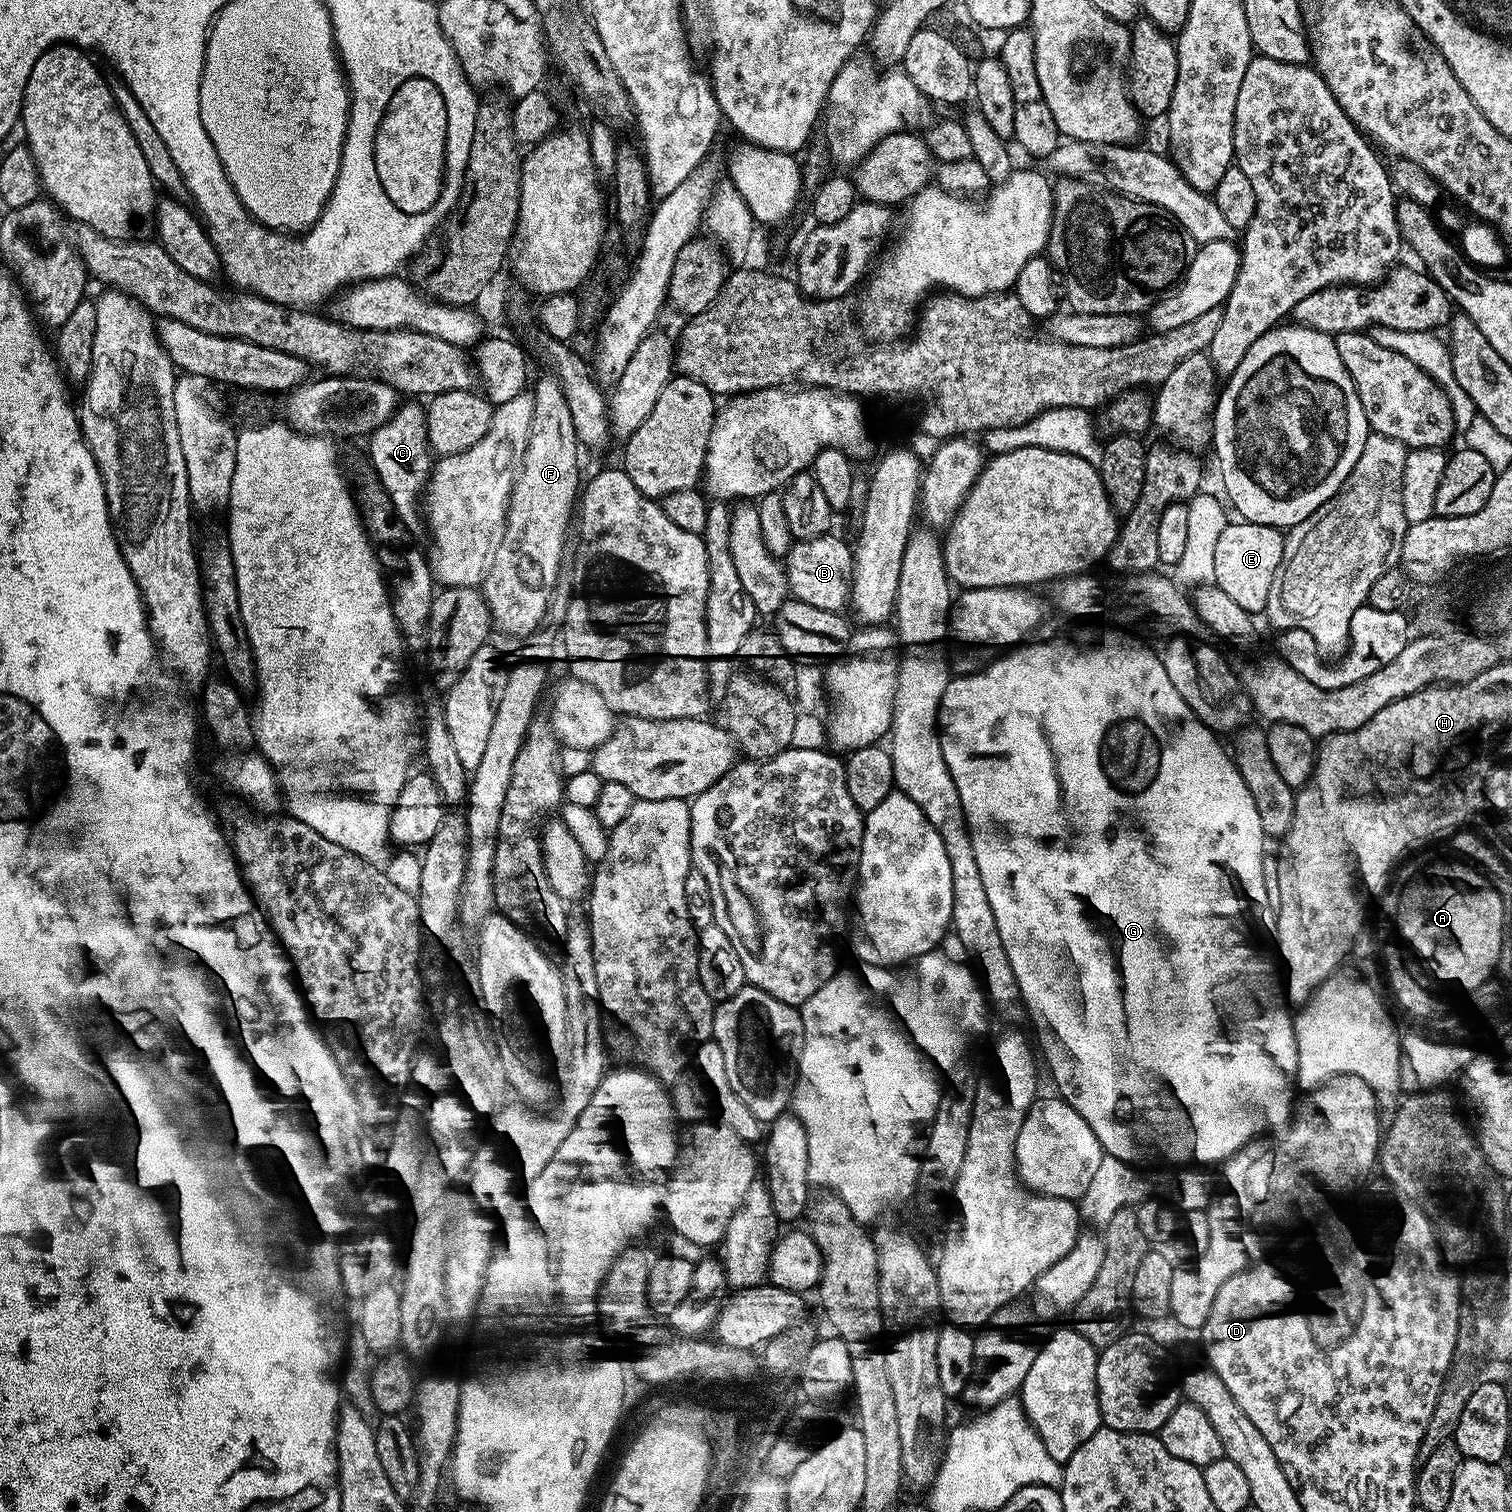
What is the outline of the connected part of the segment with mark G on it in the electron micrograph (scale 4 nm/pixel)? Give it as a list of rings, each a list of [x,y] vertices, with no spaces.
[[[1104,632],[1089,644],[1071,644],[1068,640],[1033,639],[997,655],[992,663],[985,664],[979,672],[960,674],[949,679],[946,694],[940,703],[942,754],[954,778],[954,786],[958,786],[958,798],[962,798],[962,810],[968,823],[970,842],[974,846],[974,859],[978,862],[978,871],[982,873],[982,883],[986,889],[986,899],[990,901],[990,910],[994,910],[994,922],[998,922],[998,935],[1002,938],[1002,946],[1006,946],[1006,958],[1010,958],[1010,970],[1014,970],[1023,1007],[1032,1015],[1032,1024],[1036,1027],[1036,1036],[1040,1039],[1041,1046],[1044,1047],[1044,1056],[1048,1059],[1048,1068],[1052,1071],[1052,1080],[1057,1088],[1055,1091],[1060,1099],[1074,1106],[1074,1110],[1078,1110],[1082,1118],[1086,1118],[1090,1130],[1094,1130],[1101,1148],[1107,1155],[1122,1159],[1131,1166],[1143,1165],[1143,1160],[1161,1160],[1164,1163],[1161,1165],[1164,1166],[1212,1166],[1208,1164],[1216,1163],[1219,1165],[1229,1160],[1238,1149],[1249,1144],[1251,1140],[1283,1128],[1294,1115],[1292,1088],[1294,1089],[1296,1084],[1298,1070],[1298,1042],[1294,1038],[1292,1025],[1294,1016],[1286,1003],[1286,996],[1278,979],[1278,960],[1274,955],[1276,913],[1270,908],[1269,899],[1266,898],[1266,882],[1262,879],[1266,837],[1262,830],[1262,822],[1258,819],[1258,806],[1254,806],[1254,797],[1250,795],[1246,782],[1242,782],[1242,774],[1236,769],[1236,762],[1232,759],[1229,749],[1225,745],[1224,748],[1220,745],[1221,737],[1211,728],[1207,728],[1196,717],[1194,710],[1190,710],[1190,706],[1186,706],[1182,694],[1178,694],[1174,687],[1174,682],[1170,682],[1170,674],[1166,674],[1163,659],[1157,653],[1155,656],[1146,645],[1139,644],[1138,641],[1123,636],[1128,634],[1120,632]]]

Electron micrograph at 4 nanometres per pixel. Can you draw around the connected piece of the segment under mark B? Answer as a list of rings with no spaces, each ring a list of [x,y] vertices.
[[[836,534],[798,540],[783,557],[784,572],[788,576],[788,591],[806,606],[818,606],[818,610],[843,613],[849,607],[852,595],[853,549]]]

